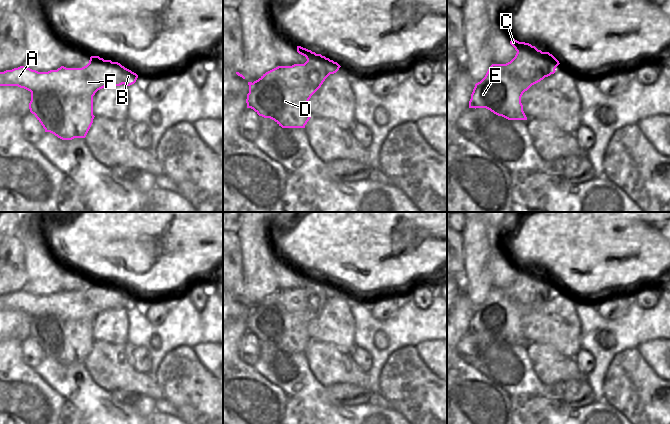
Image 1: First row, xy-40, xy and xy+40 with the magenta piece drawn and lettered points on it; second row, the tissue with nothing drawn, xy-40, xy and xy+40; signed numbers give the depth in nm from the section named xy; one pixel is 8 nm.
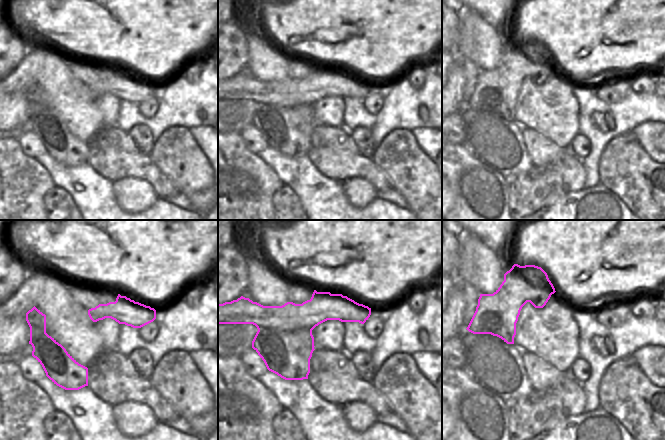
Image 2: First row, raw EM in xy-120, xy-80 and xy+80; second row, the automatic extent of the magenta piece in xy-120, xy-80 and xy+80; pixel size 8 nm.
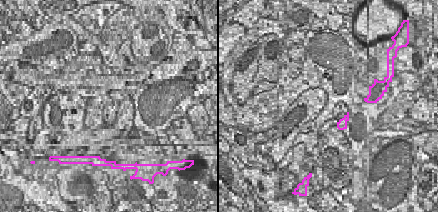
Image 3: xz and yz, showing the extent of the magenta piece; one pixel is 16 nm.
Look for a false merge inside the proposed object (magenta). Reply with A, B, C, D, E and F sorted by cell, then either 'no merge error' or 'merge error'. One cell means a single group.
A B F / C D E; merge error

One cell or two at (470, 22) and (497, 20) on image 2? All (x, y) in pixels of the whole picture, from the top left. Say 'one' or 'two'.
two

